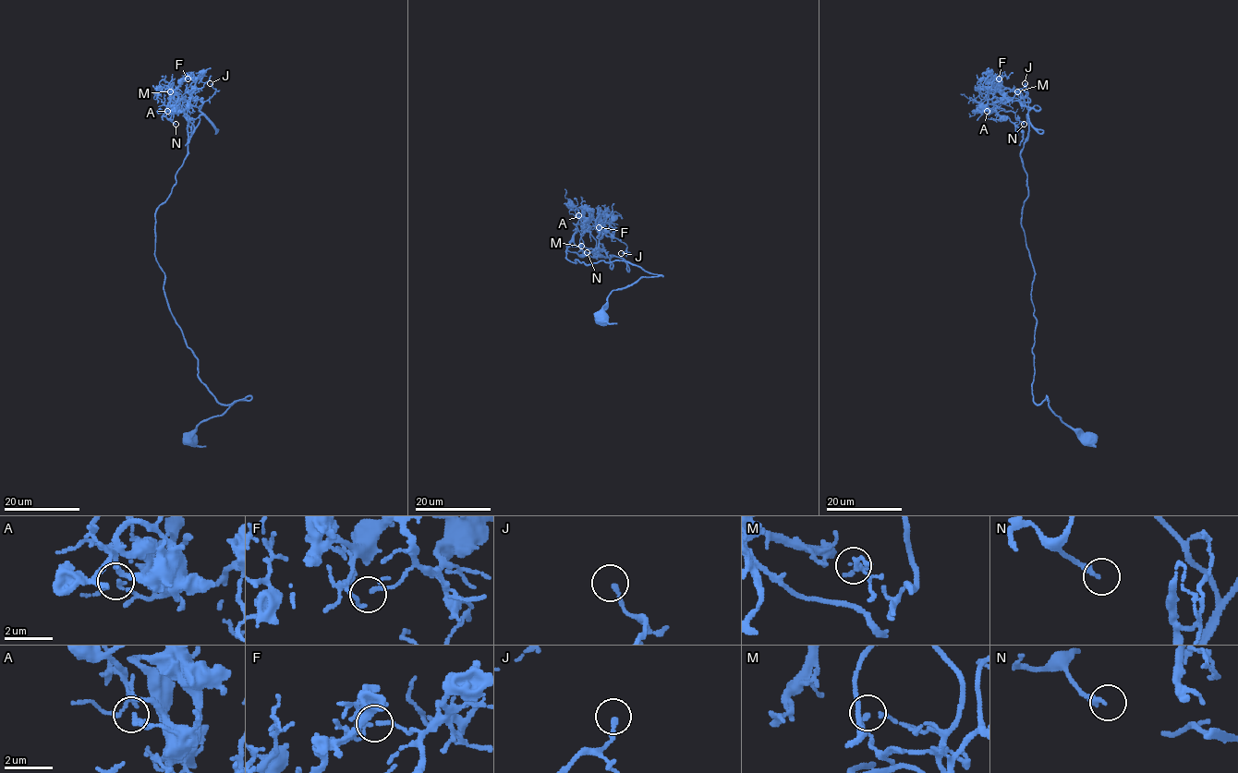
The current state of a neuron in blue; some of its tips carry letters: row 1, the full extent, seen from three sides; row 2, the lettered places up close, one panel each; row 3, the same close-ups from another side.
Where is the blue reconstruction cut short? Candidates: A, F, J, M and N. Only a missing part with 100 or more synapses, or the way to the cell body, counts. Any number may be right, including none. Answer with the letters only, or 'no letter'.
A

